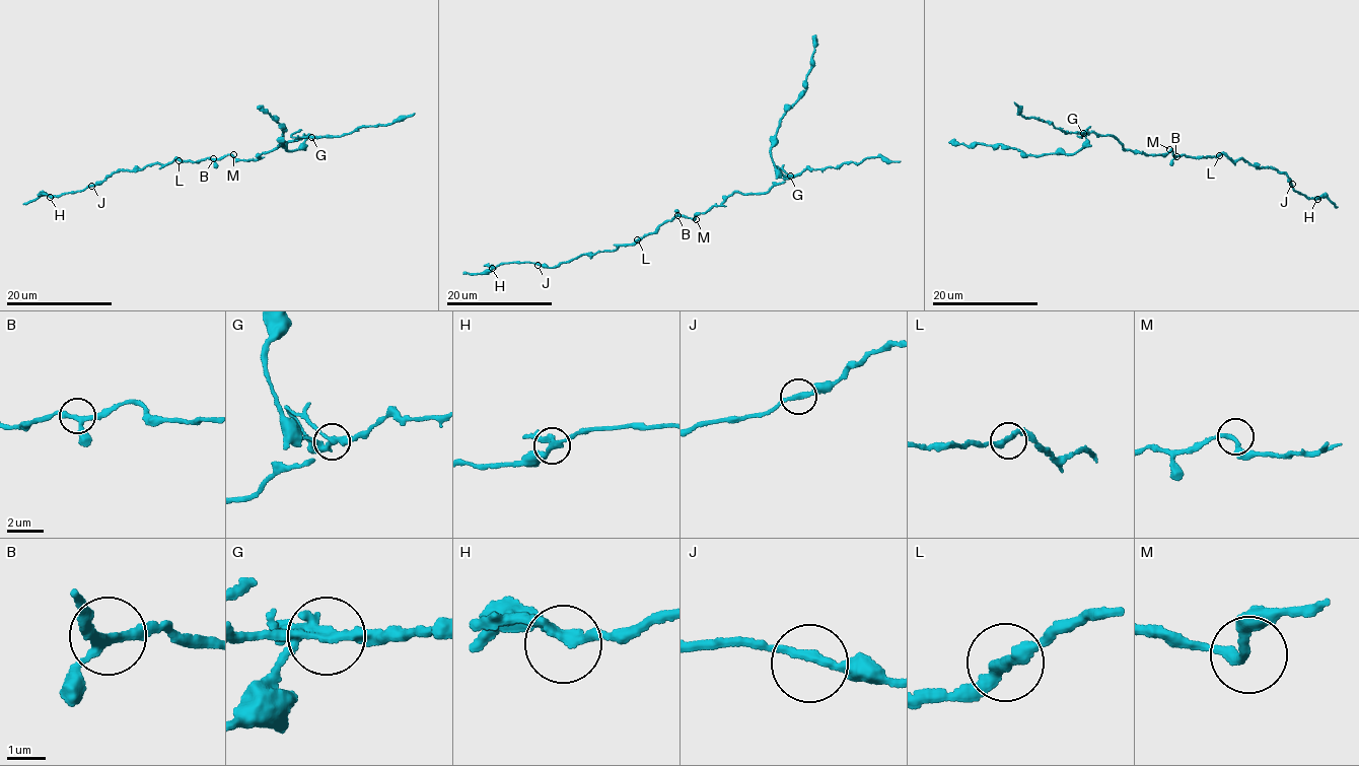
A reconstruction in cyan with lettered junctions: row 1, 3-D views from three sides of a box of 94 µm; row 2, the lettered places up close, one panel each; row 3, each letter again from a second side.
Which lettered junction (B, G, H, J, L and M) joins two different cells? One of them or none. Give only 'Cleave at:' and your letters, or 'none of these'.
Cleave at: G

